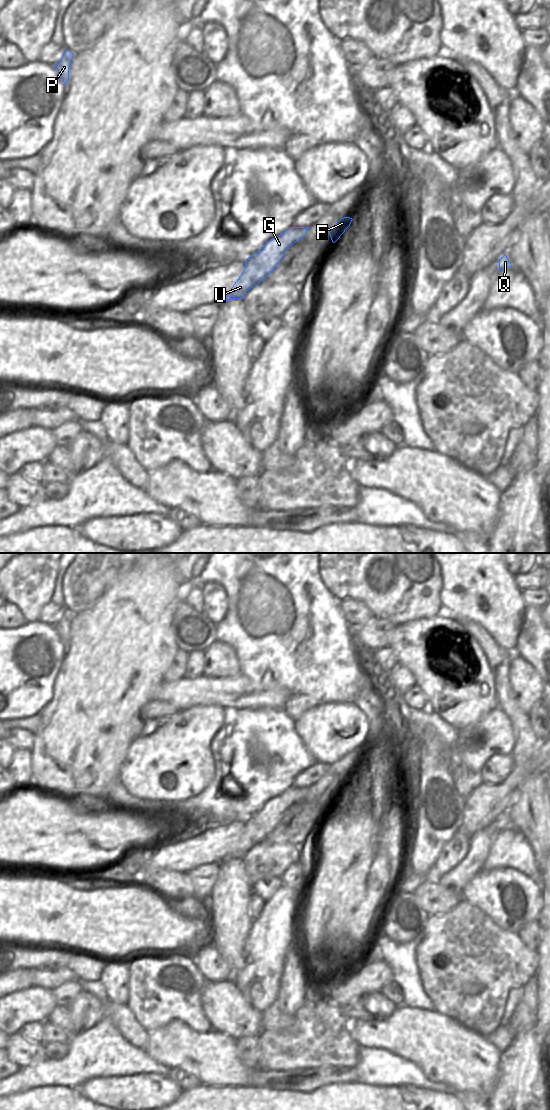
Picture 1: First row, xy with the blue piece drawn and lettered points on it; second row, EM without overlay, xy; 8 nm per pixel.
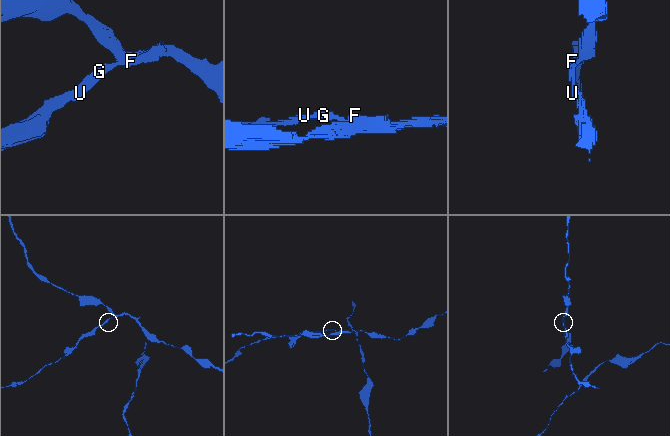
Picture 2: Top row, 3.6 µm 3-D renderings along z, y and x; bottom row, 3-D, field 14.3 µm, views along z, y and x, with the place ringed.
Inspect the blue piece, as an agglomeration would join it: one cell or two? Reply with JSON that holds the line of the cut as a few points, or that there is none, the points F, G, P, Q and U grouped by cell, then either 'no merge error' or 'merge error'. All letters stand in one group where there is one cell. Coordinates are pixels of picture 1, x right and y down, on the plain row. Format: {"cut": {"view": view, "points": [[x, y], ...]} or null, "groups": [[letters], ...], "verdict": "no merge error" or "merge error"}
{"cut": {"view": "xy", "points": [[292, 787], [294, 790], [301, 791], [303, 796]]}, "groups": [["F", "P", "Q"], ["G", "U"]], "verdict": "merge error"}

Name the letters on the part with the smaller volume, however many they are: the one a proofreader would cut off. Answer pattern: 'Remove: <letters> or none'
Remove: G, U

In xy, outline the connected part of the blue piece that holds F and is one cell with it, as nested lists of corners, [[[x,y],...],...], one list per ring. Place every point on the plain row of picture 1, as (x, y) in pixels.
[[[344,777],[337,782],[337,784],[329,792],[333,803],[335,803],[340,798],[340,796],[345,792],[345,790],[350,786],[352,780],[353,779],[350,777]]]

